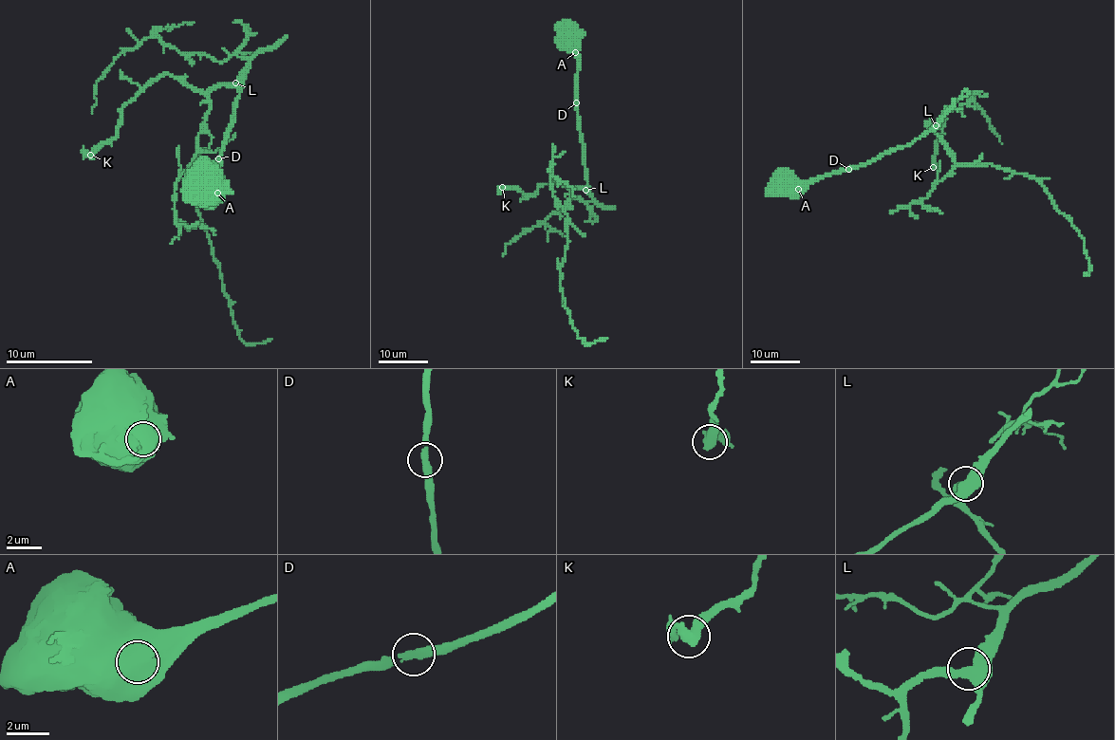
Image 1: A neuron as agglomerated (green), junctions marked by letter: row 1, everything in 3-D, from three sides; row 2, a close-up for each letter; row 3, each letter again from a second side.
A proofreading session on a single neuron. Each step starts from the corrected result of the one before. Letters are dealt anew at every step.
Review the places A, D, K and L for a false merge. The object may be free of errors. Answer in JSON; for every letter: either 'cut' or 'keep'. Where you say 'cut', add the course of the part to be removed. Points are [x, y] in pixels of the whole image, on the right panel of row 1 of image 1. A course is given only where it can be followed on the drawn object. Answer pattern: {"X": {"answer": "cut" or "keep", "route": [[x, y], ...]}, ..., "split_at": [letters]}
{"A": {"answer": "keep"}, "D": {"answer": "keep"}, "K": {"answer": "keep"}, "L": {"answer": "keep"}, "split_at": []}

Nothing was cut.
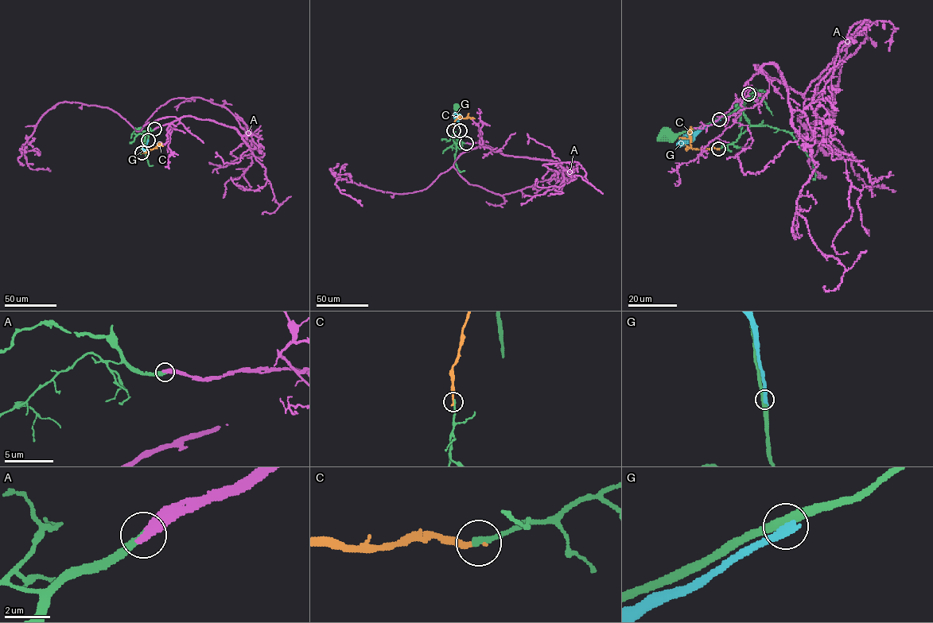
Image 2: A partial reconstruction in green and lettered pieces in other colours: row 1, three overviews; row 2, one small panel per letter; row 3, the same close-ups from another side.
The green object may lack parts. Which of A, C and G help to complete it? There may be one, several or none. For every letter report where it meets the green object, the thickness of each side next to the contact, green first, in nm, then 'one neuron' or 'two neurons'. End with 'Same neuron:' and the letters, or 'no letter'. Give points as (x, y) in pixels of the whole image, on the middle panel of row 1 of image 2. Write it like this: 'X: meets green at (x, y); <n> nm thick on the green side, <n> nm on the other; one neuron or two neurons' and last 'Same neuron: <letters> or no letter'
A: meets green at (466, 143); 320 nm thick on the green side, 400 nm on the other; one neuron
C: meets green at (453, 130); 220 nm thick on the green side, 280 nm on the other; two neurons
G: meets green at (460, 130); 400 nm thick on the green side, 480 nm on the other; two neurons
Same neuron: A

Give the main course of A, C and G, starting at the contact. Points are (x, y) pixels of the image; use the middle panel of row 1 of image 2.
A: (466, 143), (491, 147), (464, 151), (418, 191), (394, 193), (336, 178), (340, 192), (362, 206)
C: (453, 130), (456, 118), (474, 118)
G: (460, 130), (458, 116), (454, 112)

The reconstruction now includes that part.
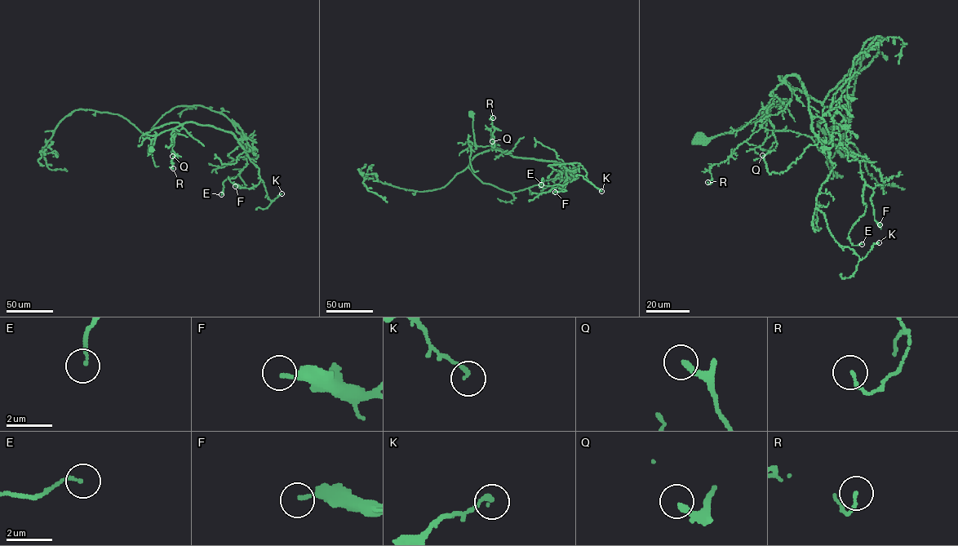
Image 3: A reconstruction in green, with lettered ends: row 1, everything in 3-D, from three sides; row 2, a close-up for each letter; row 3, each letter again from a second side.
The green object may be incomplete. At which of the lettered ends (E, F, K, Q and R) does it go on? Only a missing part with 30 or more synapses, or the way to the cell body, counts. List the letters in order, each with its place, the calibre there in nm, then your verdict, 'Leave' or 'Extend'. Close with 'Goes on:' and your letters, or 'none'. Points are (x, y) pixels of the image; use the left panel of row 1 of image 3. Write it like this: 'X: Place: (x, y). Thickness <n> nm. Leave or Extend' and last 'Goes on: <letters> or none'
E: Place: (221, 194). Thickness 120 nm. Leave
F: Place: (235, 186). Thickness 170 nm. Leave
K: Place: (281, 193). Thickness 190 nm. Leave
Q: Place: (172, 156). Thickness 240 nm. Leave
R: Place: (173, 168). Thickness 140 nm. Leave
Goes on: none

